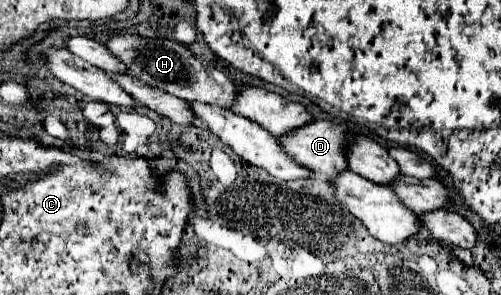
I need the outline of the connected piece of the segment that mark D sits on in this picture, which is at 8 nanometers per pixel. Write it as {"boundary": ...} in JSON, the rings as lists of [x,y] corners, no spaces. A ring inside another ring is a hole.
{"boundary":[[[312,120],[306,126],[300,126],[296,130],[286,132],[284,136],[278,136],[276,140],[284,148],[284,152],[288,152],[288,156],[292,156],[292,160],[296,164],[312,170],[314,174],[322,174],[322,178],[324,178],[324,174],[336,174],[336,172],[348,169],[344,152],[342,152],[344,132],[346,132],[346,126],[334,124],[330,120]]]}

